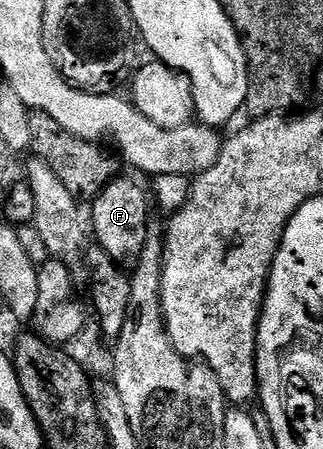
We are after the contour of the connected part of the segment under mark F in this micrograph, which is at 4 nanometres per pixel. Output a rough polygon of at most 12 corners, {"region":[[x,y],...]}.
{"region":[[117,176],[91,202],[91,236],[121,267],[150,224],[145,186]]}

